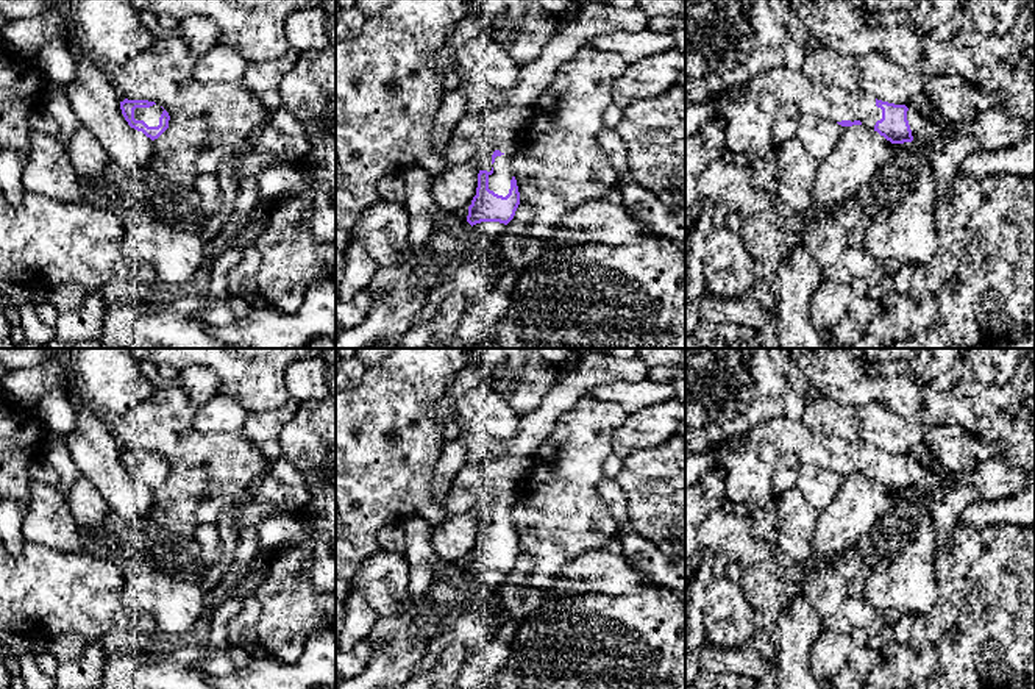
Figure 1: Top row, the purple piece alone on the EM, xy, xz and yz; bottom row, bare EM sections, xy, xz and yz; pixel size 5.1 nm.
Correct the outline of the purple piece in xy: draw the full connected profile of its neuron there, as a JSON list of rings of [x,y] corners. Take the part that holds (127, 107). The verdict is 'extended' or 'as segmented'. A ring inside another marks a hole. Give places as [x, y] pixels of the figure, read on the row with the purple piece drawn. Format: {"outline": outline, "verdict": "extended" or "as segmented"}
{"outline": [[[125,98],[120,102],[120,109],[128,125],[151,141],[169,128],[169,112],[155,102]]], "verdict": "extended"}

